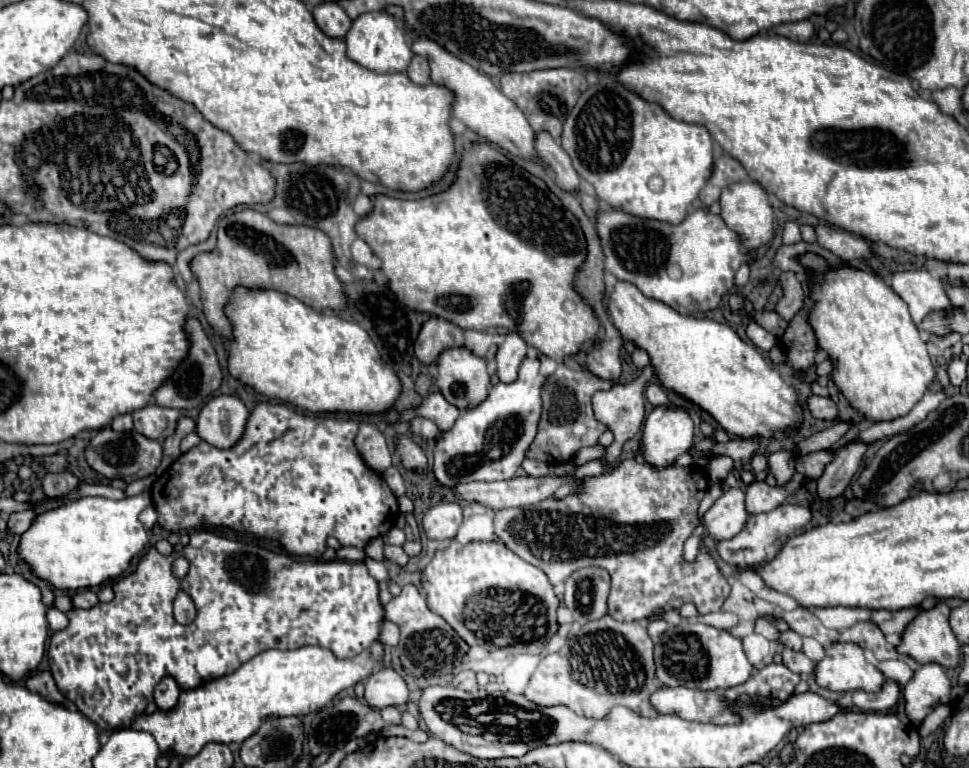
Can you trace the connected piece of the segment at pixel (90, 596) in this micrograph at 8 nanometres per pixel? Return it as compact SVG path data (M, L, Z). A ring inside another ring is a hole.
M90 589L78 591L72 597L72 601L74 601L74 607L80 607L80 609L90 609L90 607L94 607L99 602L98 595L94 591L90 591Z

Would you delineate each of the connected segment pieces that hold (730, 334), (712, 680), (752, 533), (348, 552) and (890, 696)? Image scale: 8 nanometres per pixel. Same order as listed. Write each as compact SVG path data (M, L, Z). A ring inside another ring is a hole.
M616 281L606 307L624 343L630 341L650 355L660 383L710 413L730 435L770 437L800 423L796 391L732 327L706 317L680 315L666 303L642 295L628 281Z
M682 621L680 625L668 627L668 631L654 645L656 677L666 687L688 687L700 691L716 691L742 685L752 675L752 665L746 659L742 643L728 631L698 623Z
M780 505L768 513L760 513L760 515L750 515L746 527L732 539L728 541L720 541L716 551L720 555L722 561L726 561L728 565L736 567L736 569L750 569L754 565L760 565L766 561L766 547L772 545L776 539L800 531L806 523L810 521L810 509L808 507L800 507L800 505Z
M342 547L336 551L336 559L340 559L340 561L362 561L364 551L356 549L356 547Z
M886 679L880 691L856 691L852 703L860 711L888 711L898 703L900 691L898 683Z

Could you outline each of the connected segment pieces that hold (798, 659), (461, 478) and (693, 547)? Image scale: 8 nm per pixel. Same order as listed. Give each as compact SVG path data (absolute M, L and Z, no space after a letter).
M788 647L782 651L782 663L798 675L814 671L814 661L810 661L802 651L794 651L794 649L788 649Z
M530 357L522 361L516 381L492 385L486 401L474 409L462 411L454 427L436 437L432 463L434 477L444 487L468 481L500 481L516 477L538 431L544 385L546 375L540 373L540 359Z
M698 523L694 535L684 545L684 559L686 561L694 561L694 557L698 555L698 547L700 547L700 539L702 537L704 537L704 527L702 527L702 523Z

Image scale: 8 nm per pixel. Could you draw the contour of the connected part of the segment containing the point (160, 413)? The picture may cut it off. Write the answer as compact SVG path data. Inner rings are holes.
M150 403L138 411L132 413L134 417L134 429L150 439L164 439L174 431L174 423L180 417L180 411L158 407L156 403Z

